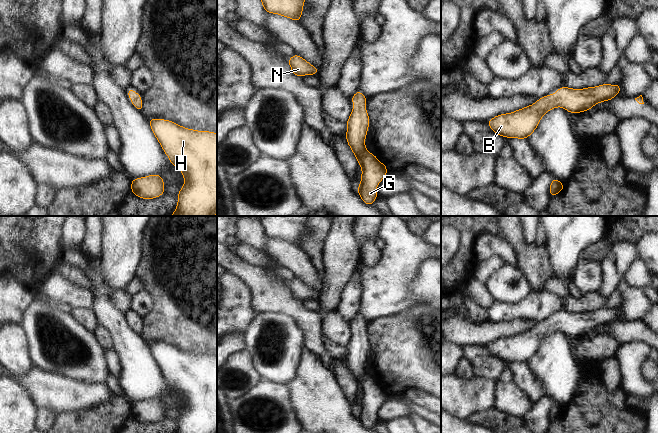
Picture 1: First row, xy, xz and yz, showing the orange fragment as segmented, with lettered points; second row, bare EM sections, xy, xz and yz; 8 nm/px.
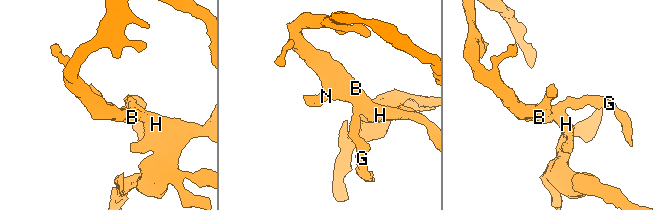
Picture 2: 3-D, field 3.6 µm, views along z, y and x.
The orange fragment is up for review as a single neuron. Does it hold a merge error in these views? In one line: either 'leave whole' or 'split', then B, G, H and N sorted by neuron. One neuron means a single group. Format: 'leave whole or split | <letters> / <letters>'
leave whole | B G H N

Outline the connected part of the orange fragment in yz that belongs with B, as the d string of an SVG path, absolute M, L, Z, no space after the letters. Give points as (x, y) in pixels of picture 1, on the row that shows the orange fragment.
M602 84L584 89L560 87L555 94L539 98L534 104L517 109L512 113L499 114L487 123L501 137L527 139L538 127L548 111L562 107L568 113L589 111L598 103L612 100L621 92L619 84Z

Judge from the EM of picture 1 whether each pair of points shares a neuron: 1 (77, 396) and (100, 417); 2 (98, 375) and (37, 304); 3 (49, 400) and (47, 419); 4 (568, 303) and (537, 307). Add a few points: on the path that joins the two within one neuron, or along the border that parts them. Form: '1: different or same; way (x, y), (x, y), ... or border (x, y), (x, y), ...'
1: different; border (111, 398), (87, 408), (66, 411)
2: same; way (92, 355), (90, 347), (85, 341), (57, 319)
3: different; border (37, 408), (47, 408), (57, 413)
4: different; border (560, 298), (565, 309)

